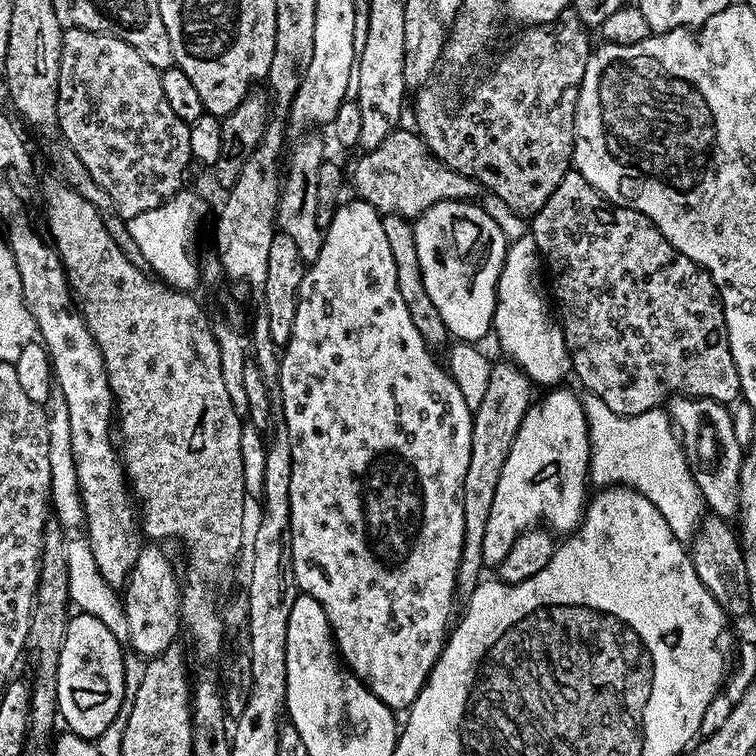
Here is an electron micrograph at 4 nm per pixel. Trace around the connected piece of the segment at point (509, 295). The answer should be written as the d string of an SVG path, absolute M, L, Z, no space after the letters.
M530 232L509 243L496 287L495 314L492 316L493 333L501 350L511 363L528 377L533 385L552 388L571 373L572 363L565 345L564 329L550 316L551 305L542 296L544 283L543 259Z

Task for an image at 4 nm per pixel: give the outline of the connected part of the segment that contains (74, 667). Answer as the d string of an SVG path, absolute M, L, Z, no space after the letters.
M77 611L71 617L66 626L66 638L58 658L58 698L56 707L61 721L66 723L67 731L79 736L82 732L97 732L100 736L106 726L113 721L114 716L118 714L118 708L123 700L123 658L125 649L116 639L114 634L106 628L105 623L100 622L98 618L92 617L90 613Z

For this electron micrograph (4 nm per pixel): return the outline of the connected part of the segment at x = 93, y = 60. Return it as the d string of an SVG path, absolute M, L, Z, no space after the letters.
M65 28L62 32L62 46L60 47L60 69L58 70L58 106L56 107L56 124L64 135L63 143L72 149L74 154L81 159L82 165L90 172L90 178L94 180L113 199L116 214L125 218L131 218L142 214L146 210L154 210L154 206L162 206L177 192L181 191L184 180L184 171L188 164L193 163L190 150L190 126L170 110L170 102L166 102L166 94L162 94L162 82L160 81L161 69L150 66L134 46L122 42L113 36L107 36L101 32L87 32L81 28Z

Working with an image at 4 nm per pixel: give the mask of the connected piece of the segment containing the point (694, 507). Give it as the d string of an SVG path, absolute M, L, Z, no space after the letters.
M591 394L585 395L582 403L590 442L589 481L597 489L623 486L640 492L660 511L677 540L691 541L699 529L705 507L668 414L652 408L646 414L619 416L602 398Z

